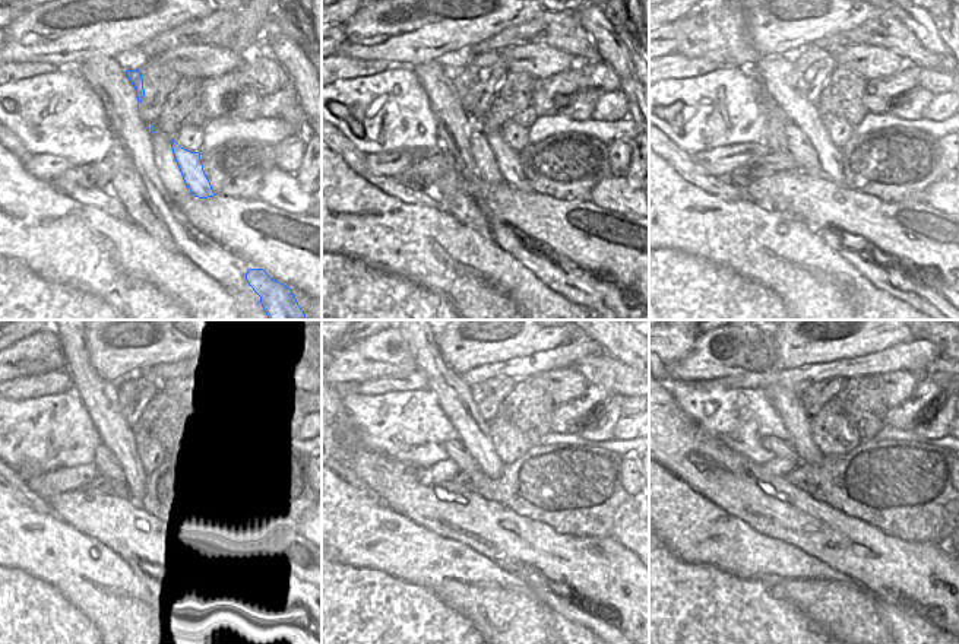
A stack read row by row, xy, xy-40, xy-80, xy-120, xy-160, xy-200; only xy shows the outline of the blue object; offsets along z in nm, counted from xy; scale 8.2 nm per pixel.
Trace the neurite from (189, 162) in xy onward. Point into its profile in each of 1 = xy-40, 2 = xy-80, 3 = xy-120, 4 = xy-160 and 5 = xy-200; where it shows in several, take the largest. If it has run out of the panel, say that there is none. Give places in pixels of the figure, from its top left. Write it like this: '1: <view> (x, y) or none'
1: xy-40 (508, 159)
2: xy-80 (776, 72)
3: xy-120 (82, 349)
4: xy-160 (455, 399)
5: xy-200 (790, 405)

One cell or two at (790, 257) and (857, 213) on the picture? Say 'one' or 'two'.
two

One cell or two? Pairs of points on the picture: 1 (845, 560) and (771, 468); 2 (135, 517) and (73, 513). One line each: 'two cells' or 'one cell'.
1: two cells
2: one cell

